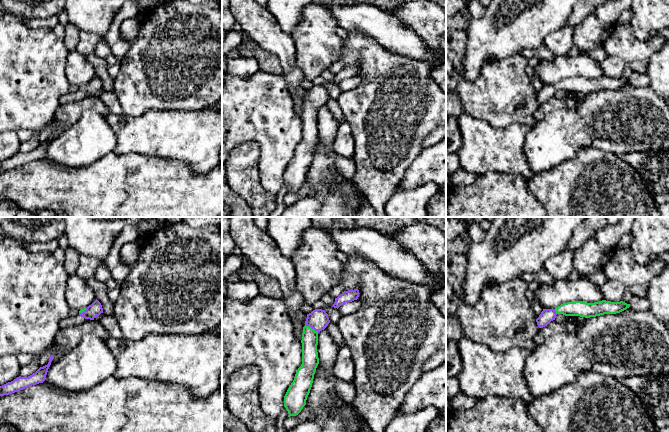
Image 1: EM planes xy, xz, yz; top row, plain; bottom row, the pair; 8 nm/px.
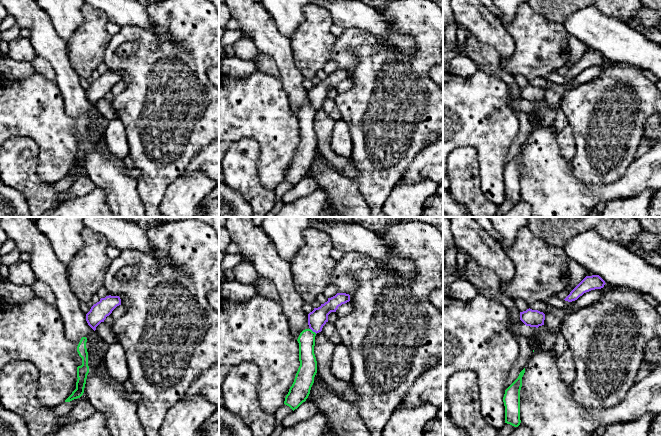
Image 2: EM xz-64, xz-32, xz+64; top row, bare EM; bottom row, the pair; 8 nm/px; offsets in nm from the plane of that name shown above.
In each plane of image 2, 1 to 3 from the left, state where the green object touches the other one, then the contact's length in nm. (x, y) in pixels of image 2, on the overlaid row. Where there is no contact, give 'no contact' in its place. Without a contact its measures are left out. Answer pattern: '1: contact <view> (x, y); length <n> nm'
1: no contact
2: contact xz-32 (313, 331); length 70 nm
3: no contact

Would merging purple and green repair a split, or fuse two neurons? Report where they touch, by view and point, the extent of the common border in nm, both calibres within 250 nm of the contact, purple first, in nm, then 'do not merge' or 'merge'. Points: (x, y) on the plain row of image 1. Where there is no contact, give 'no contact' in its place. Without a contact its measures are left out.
meets purple in xz at (312, 104); contact 130 nm long; 170 nm thick on the purple side, 130 nm on the other; merge

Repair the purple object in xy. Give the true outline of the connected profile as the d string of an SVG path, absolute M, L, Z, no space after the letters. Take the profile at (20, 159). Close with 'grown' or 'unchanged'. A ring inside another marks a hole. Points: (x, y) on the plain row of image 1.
M54 132L49 133L49 138L47 141L40 143L35 149L28 153L17 153L11 158L8 158L0 162L0 172L9 171L17 167L28 164L32 161L43 159L46 155L48 145L51 141L51 137L54 135Z; unchanged

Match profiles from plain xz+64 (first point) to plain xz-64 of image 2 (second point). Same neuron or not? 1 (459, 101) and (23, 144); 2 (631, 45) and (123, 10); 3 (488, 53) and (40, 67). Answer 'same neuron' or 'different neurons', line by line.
1: different neurons
2: same neuron
3: same neuron

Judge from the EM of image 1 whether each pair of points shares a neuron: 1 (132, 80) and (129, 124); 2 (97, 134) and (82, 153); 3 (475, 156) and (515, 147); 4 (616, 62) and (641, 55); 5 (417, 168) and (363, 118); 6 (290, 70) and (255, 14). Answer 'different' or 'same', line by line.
1: different
2: same
3: same
4: different
5: different
6: same

